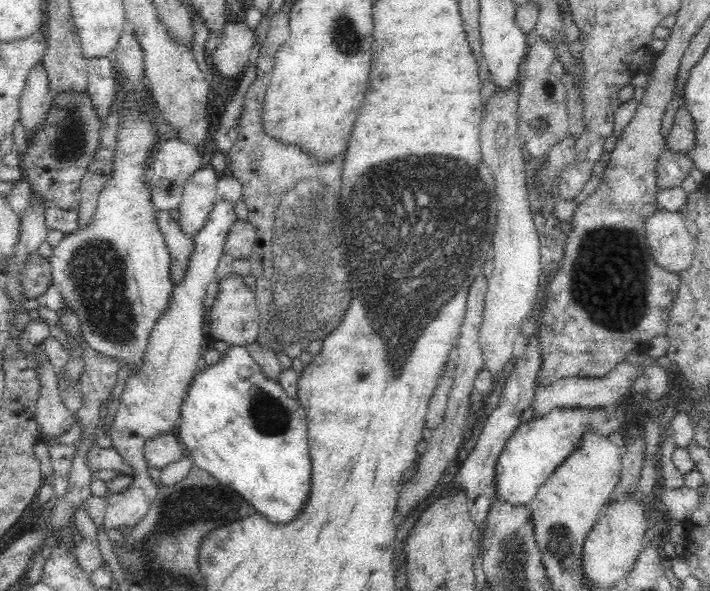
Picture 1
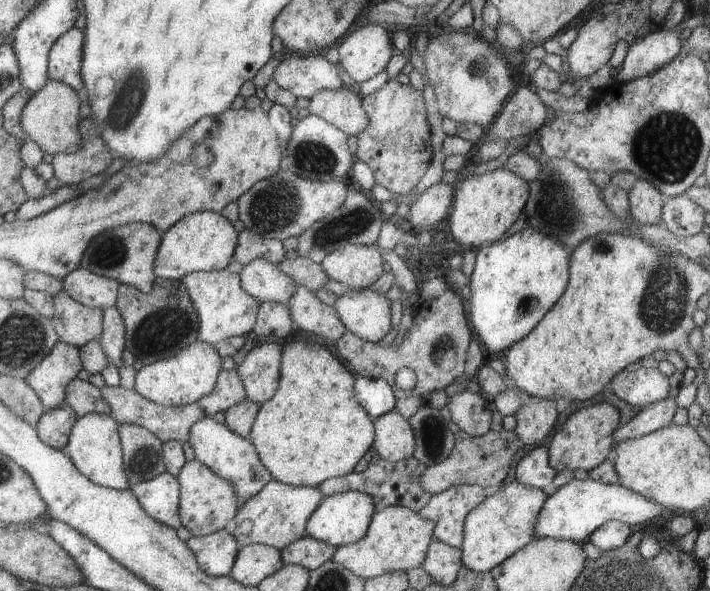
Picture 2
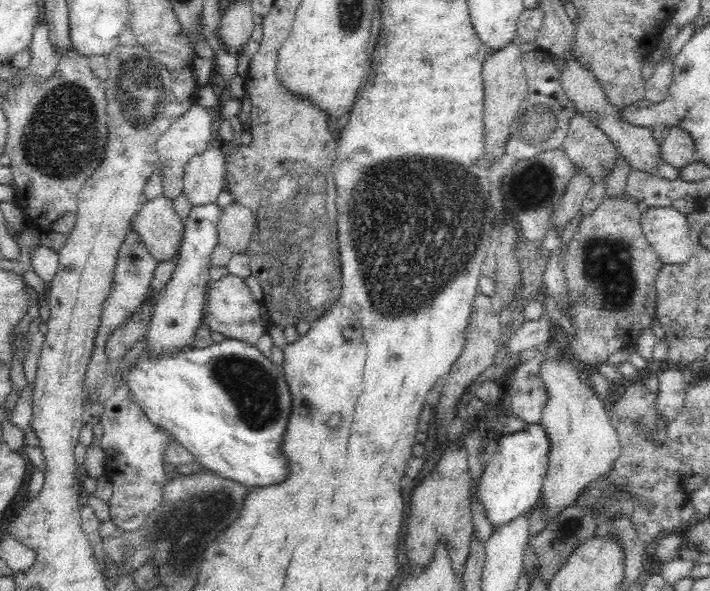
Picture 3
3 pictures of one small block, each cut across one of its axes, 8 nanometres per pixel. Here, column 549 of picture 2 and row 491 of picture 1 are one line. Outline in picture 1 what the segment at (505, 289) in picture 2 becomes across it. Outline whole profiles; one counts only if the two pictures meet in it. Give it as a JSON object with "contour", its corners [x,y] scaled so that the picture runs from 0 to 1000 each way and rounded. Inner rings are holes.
{"contour":[[[325,585],[321,594],[311,597],[310,606],[297,618],[283,618],[283,624],[277,628],[270,640],[270,646],[262,657],[262,670],[256,675],[252,687],[252,741],[261,760],[261,768],[272,775],[272,785],[283,792],[287,799],[308,812],[313,819],[321,821],[330,827],[338,839],[344,841],[349,851],[358,854],[361,865],[372,868],[387,887],[400,887],[408,883],[425,856],[425,849],[431,846],[432,832],[438,821],[438,778],[435,770],[435,751],[432,750],[432,701],[430,690],[417,673],[408,673],[400,657],[390,643],[385,643],[382,636],[375,635],[369,626],[369,619],[358,609],[345,585]]]}

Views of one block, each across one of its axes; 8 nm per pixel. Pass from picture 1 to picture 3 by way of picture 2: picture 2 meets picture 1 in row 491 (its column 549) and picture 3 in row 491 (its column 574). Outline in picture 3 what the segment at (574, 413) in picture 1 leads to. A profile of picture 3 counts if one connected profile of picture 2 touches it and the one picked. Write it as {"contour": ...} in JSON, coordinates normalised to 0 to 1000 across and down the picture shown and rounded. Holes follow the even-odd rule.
{"contour":[[[744,716],[737,728],[706,734],[700,750],[697,768],[683,783],[682,799],[673,810],[673,834],[687,883],[701,893],[728,873],[746,868],[761,851],[775,750],[759,716]]]}

